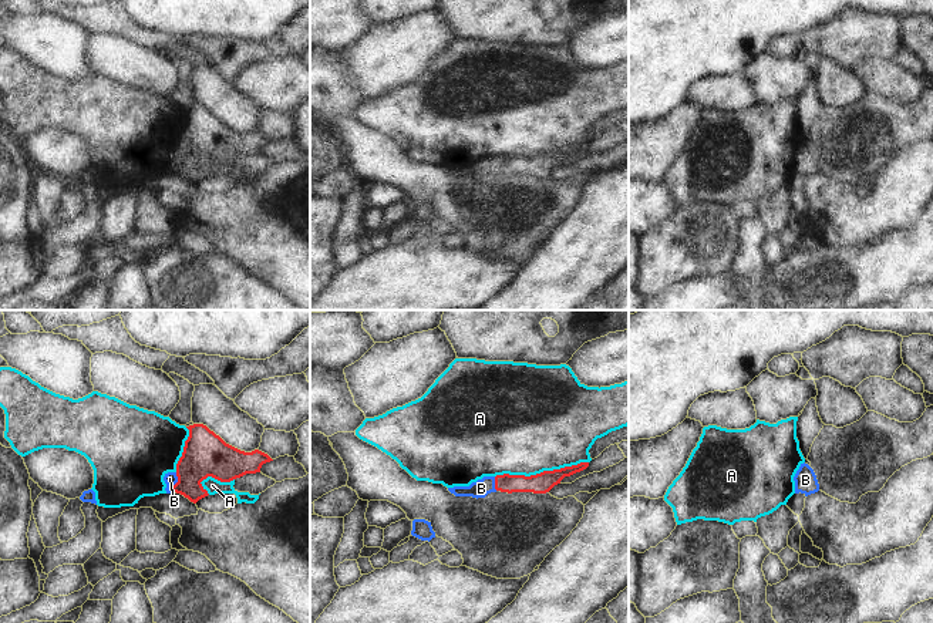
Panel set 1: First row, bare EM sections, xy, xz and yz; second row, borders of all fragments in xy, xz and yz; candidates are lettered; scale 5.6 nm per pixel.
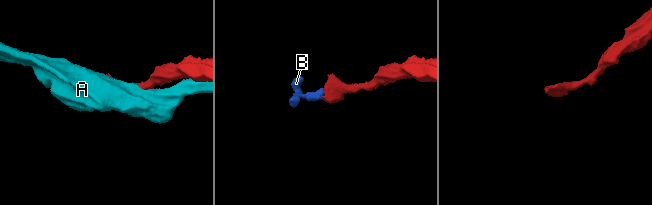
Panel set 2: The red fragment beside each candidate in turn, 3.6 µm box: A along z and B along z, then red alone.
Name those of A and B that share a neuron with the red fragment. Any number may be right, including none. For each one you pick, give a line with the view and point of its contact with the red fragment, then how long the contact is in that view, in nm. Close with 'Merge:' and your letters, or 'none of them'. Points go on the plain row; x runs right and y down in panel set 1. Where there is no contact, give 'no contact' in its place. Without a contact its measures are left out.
B: xy (177, 164) | 110 nm
Merge: B

